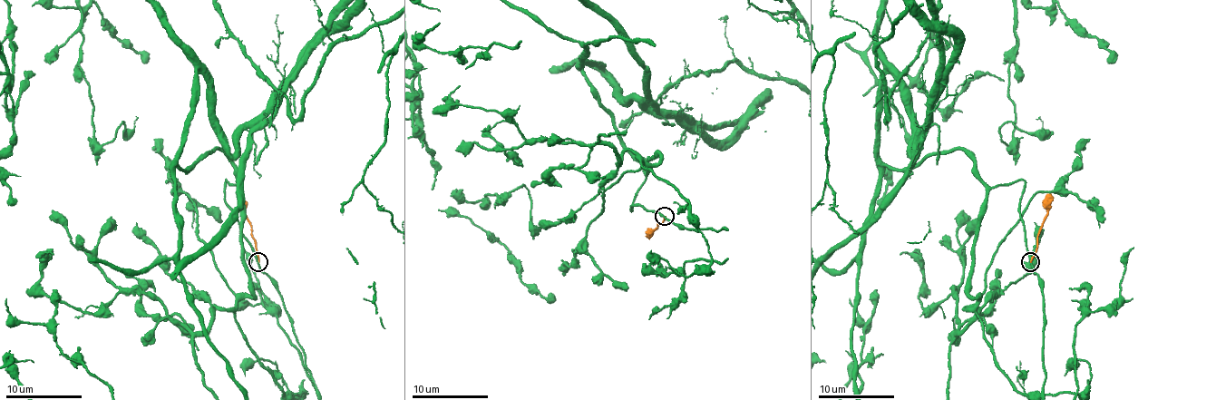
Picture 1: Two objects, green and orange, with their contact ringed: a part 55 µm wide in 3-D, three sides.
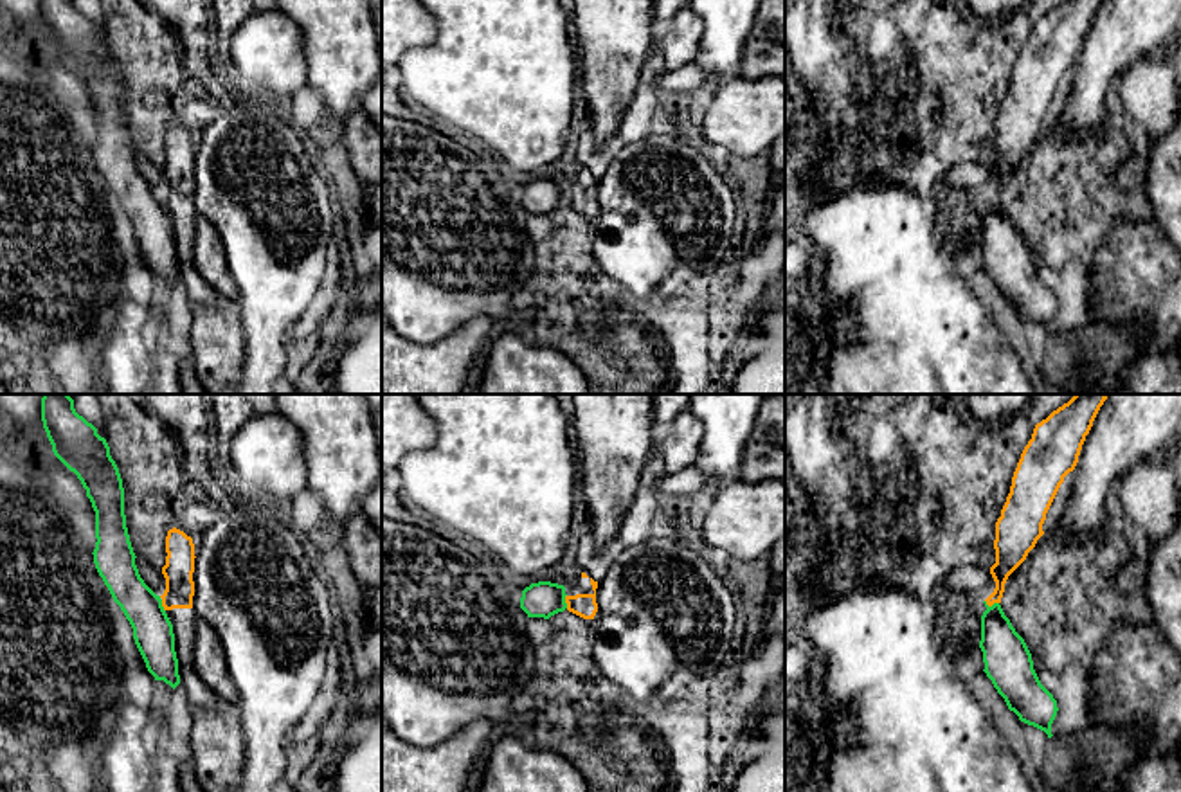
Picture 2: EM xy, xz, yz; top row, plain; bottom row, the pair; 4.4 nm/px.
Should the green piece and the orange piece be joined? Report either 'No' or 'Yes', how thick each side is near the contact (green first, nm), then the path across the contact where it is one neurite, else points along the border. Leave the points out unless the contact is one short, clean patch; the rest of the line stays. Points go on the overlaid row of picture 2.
No. Thickness 220 nm (green) against 140 nm. Boundary: yz (985, 600), (989, 605), (998, 602)

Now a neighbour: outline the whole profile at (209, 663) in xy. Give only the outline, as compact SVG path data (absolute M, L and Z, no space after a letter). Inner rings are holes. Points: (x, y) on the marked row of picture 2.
M196 619L193 632L193 668L196 675L216 695L238 702L238 686L232 682L218 634L203 619Z

